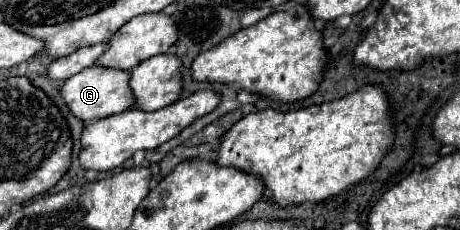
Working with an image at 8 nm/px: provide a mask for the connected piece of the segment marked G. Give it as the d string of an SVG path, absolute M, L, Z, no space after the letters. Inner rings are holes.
M94 64L92 68L84 68L84 72L78 72L76 76L68 78L64 82L60 94L66 100L70 112L84 122L120 114L134 106L134 94L130 88L130 70L106 68L106 66L98 66L98 64Z

